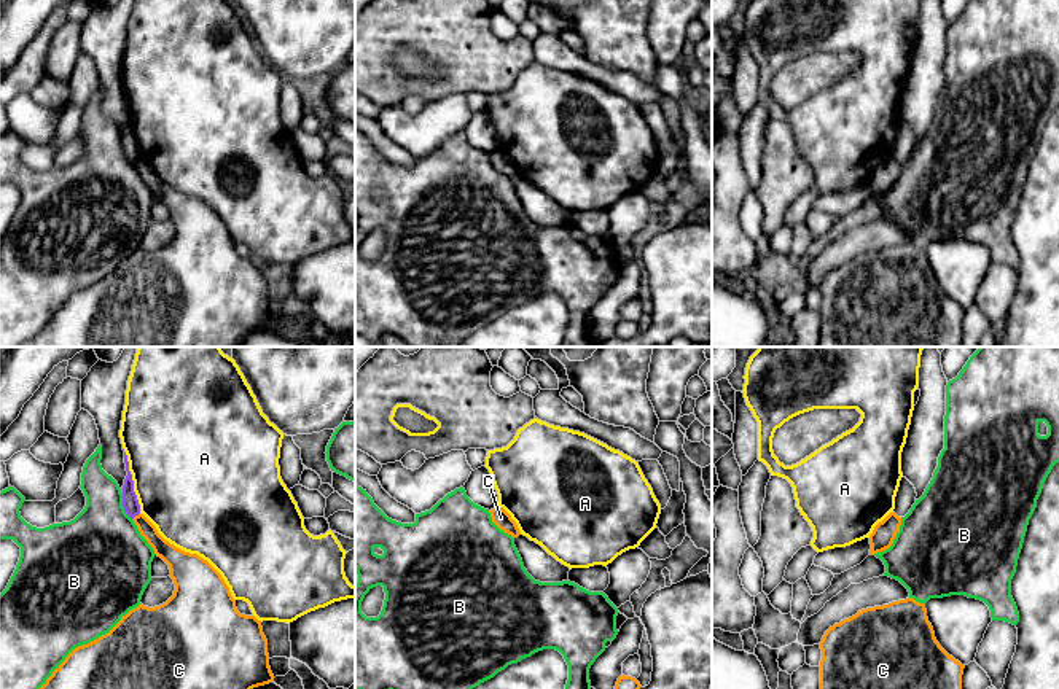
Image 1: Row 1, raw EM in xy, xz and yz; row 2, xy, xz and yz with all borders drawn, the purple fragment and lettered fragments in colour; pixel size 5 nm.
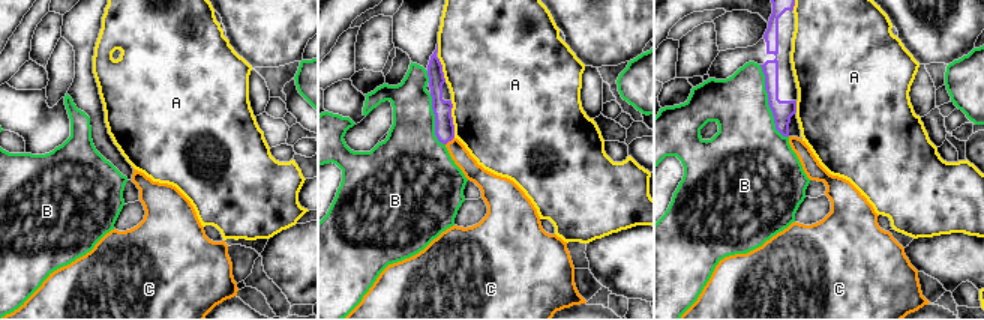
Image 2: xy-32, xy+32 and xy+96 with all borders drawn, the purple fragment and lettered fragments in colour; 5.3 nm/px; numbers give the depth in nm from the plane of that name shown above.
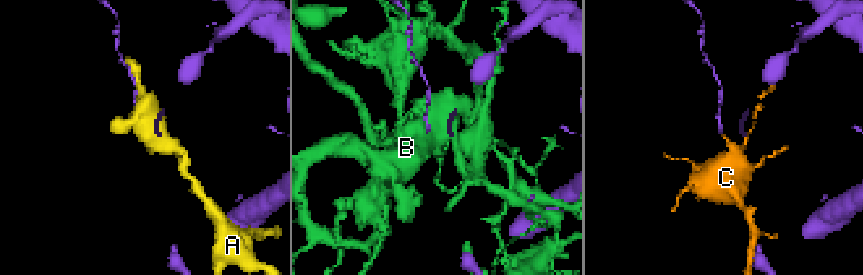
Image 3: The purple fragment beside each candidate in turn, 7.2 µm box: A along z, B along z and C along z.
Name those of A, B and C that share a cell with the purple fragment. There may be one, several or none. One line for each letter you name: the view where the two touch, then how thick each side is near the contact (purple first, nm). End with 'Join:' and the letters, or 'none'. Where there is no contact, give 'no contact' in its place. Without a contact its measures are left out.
Join: none

